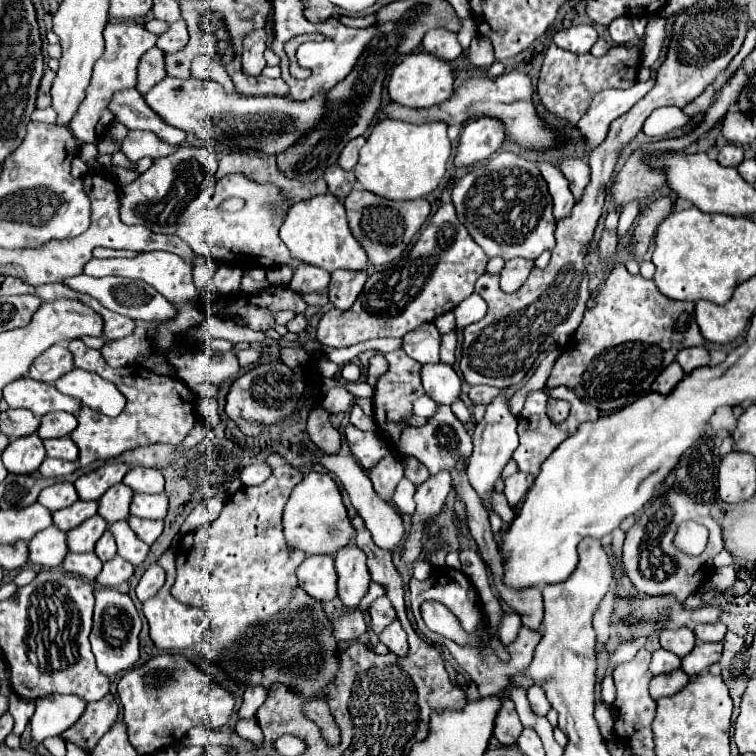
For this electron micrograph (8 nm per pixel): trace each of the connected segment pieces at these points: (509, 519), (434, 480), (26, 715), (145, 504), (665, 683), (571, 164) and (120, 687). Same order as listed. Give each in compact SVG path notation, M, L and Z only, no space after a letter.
M493 493L493 511L507 523L507 525L511 525L513 521L515 521L515 511L509 507L509 503L507 503L507 499L503 499L503 495L499 495L499 493Z
M447 473L431 475L423 485L417 487L415 493L417 511L413 515L413 529L407 535L407 541L403 545L403 561L417 559L421 551L421 541L425 537L425 525L437 517L437 513L441 511L447 499L449 489L451 489L451 475Z
M15 693L11 695L11 699L9 699L9 713L11 713L13 719L15 719L13 735L21 735L21 733L25 731L25 725L27 725L27 721L31 719L33 709L35 709L35 703L33 703L33 701L27 701L27 699L23 699L23 697L17 697Z
M133 495L131 501L131 515L141 519L163 519L167 515L167 495Z
M677 669L675 673L665 673L665 675L655 675L651 685L649 685L649 693L653 699L659 697L667 697L667 695L675 695L679 689L683 689L683 685L689 683L687 673L683 673L683 669Z
M565 157L565 159L559 161L559 169L567 177L575 199L579 199L583 195L585 185L589 183L589 167L587 167L587 163L583 159L577 159L577 157Z
M161 653L139 667L129 669L117 683L117 693L123 703L123 719L129 727L129 741L141 755L153 755L157 750L177 745L195 725L219 729L229 723L235 709L235 697L213 683L207 673L181 653Z

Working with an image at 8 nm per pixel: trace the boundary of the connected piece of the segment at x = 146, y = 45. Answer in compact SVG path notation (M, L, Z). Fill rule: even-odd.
M109 21L105 25L105 53L93 67L93 77L87 87L85 99L77 109L77 115L69 121L69 129L81 143L97 143L105 137L105 131L115 119L109 111L111 97L119 93L119 89L133 89L137 85L137 65L141 57L155 47L157 39L157 35L149 33L145 25L137 21Z

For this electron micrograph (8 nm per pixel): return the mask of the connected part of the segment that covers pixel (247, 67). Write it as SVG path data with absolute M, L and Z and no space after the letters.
M257 29L253 33L249 33L243 41L243 73L247 73L249 77L257 77L261 75L261 71L265 69L265 59L263 59L263 51L267 43L267 33L265 29Z

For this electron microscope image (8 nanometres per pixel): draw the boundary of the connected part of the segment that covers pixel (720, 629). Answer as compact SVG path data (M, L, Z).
M699 623L695 625L695 635L699 641L723 641L727 627L723 623Z

